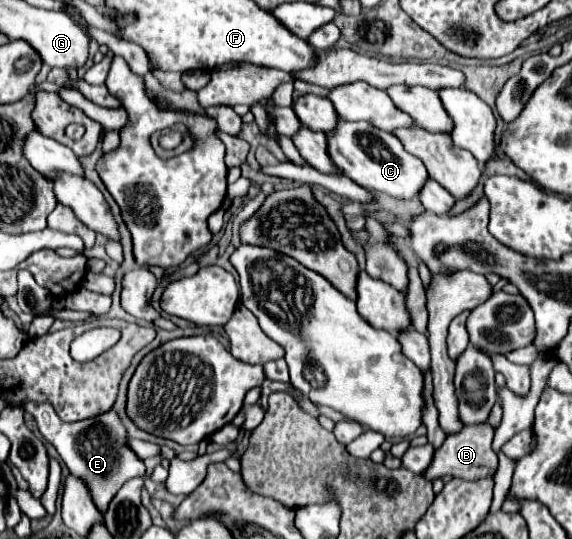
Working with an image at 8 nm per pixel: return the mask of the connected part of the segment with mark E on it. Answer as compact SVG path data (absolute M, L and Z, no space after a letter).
M25 403L23 409L33 415L41 435L57 449L69 471L87 485L93 503L101 513L107 511L111 499L117 495L125 481L133 477L145 477L145 463L127 445L129 435L115 409L109 409L93 419L83 419L77 423L59 421L57 413L49 403Z

